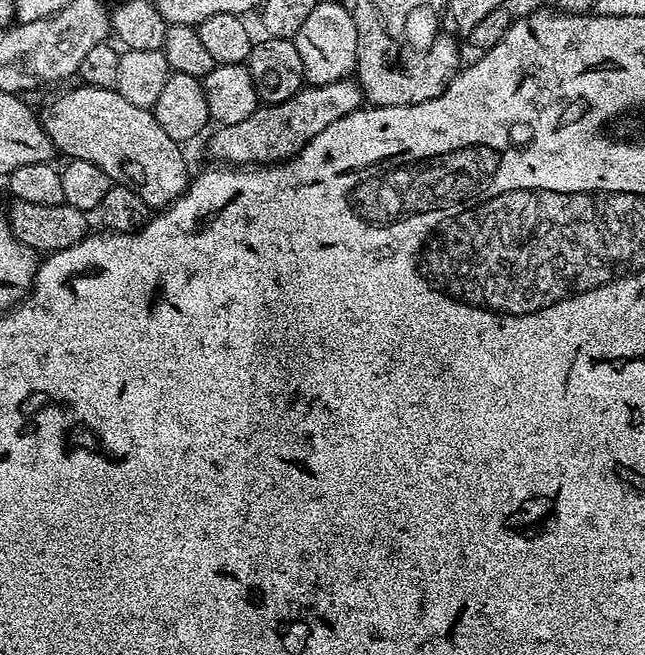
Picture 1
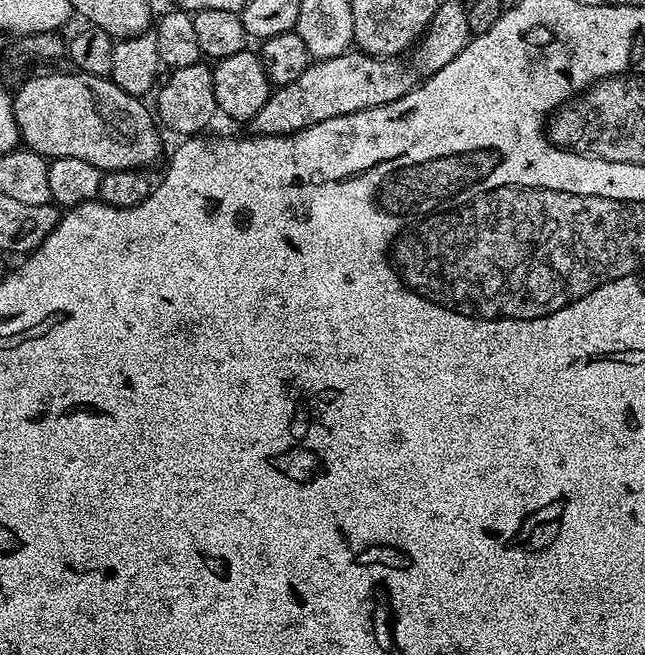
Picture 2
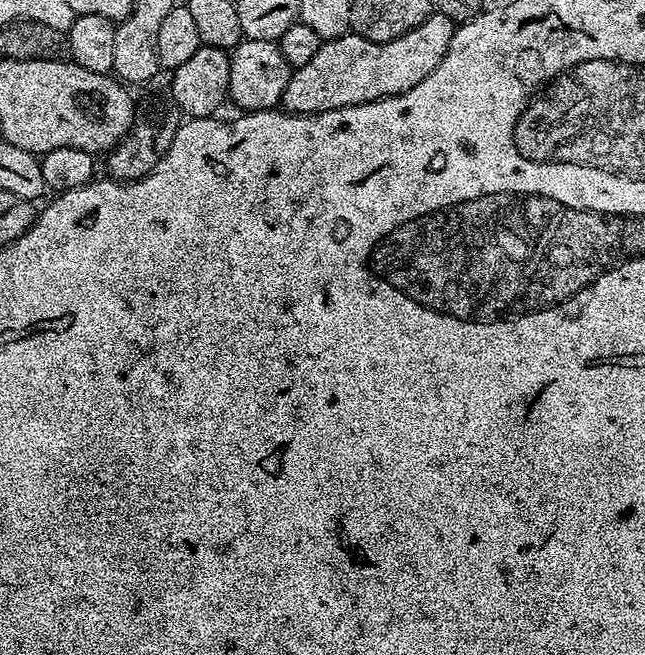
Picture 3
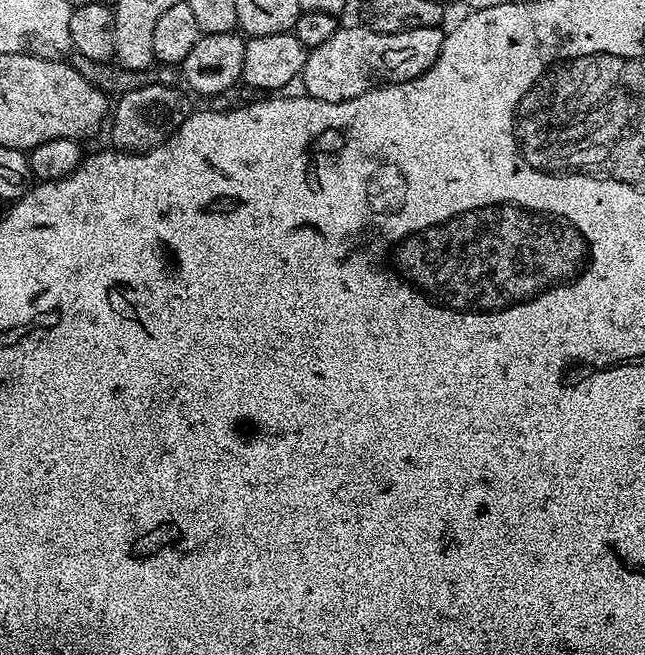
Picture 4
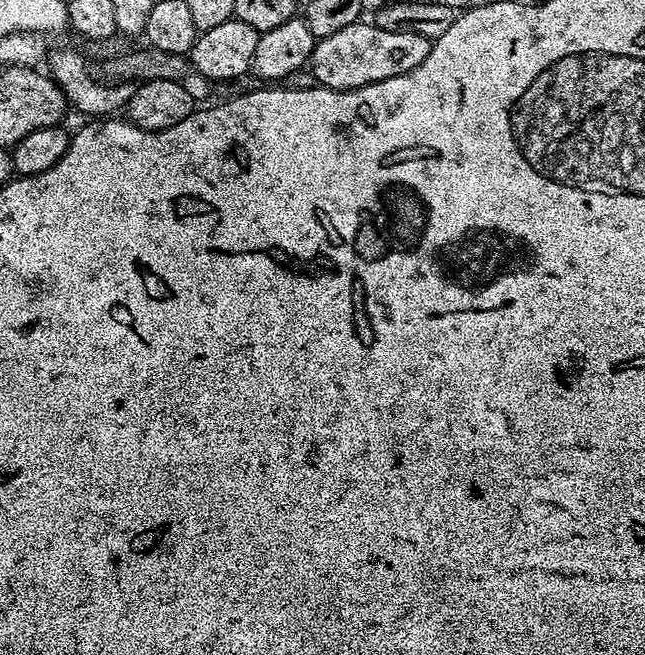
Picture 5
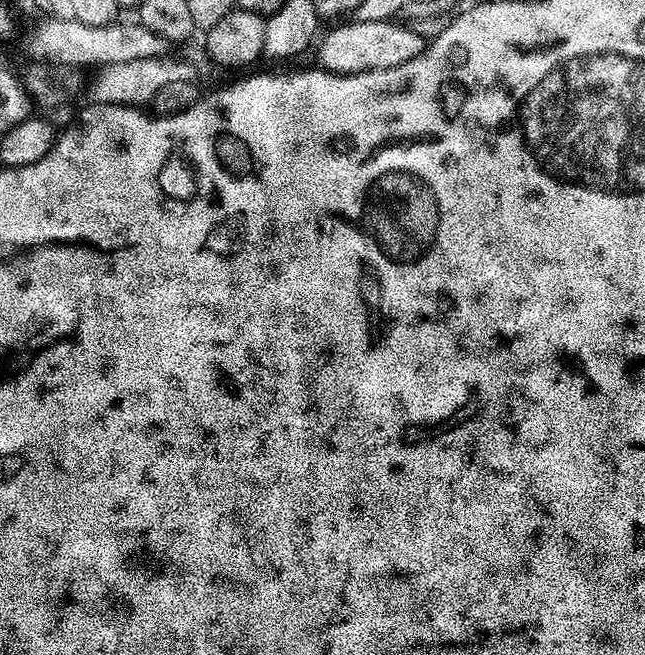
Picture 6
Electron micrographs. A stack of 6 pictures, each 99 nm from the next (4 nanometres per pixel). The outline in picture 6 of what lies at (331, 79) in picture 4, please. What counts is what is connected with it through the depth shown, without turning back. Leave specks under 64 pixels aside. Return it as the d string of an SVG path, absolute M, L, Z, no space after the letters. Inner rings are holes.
M354 20L350 24L342 22L338 28L332 29L320 44L319 67L326 72L336 72L340 76L356 76L359 72L386 70L399 64L410 62L424 49L425 39L411 27L404 28L392 20L378 22L360 22Z

